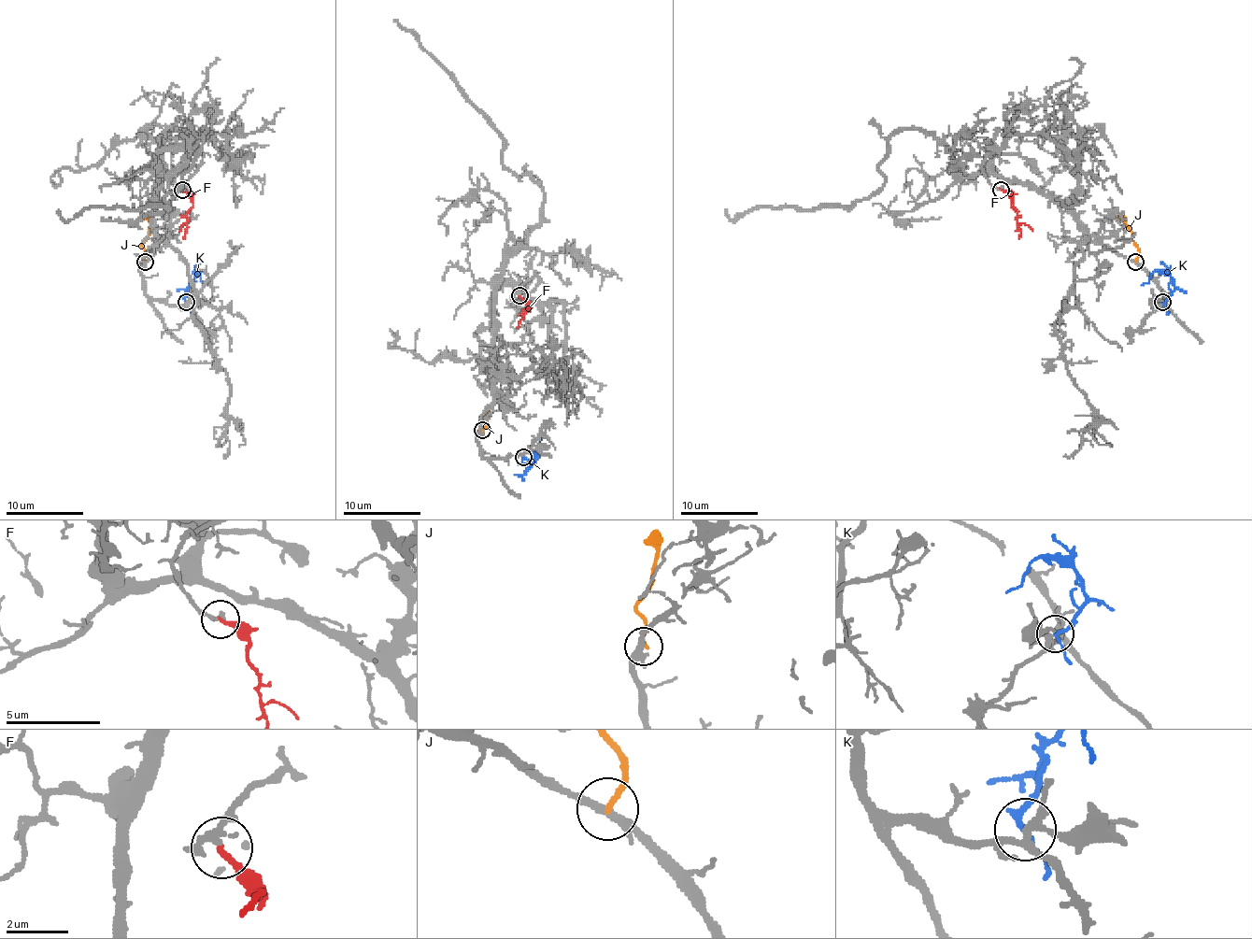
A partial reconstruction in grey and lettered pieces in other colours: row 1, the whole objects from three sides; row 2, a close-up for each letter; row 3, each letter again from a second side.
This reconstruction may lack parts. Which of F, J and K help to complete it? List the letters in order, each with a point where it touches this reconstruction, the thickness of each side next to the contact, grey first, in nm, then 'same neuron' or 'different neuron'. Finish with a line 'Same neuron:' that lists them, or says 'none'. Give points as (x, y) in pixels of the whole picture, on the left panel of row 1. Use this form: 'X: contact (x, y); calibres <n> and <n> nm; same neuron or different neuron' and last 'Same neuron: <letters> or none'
F: contact (182, 190); calibres 200 and 200 nm; same neuron
J: contact (145, 262); calibres 240 and 200 nm; different neuron
K: contact (186, 302); calibres 200 and 150 nm; same neuron
Same neuron: F, K

